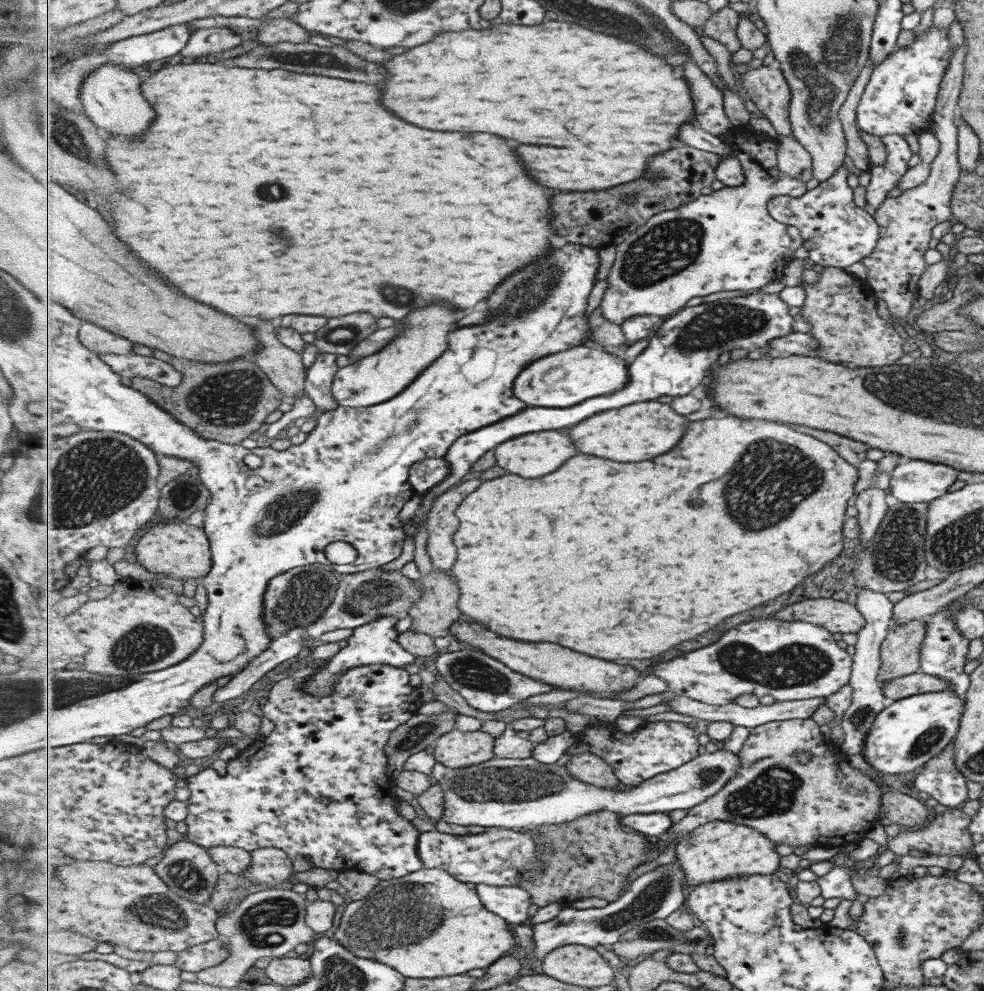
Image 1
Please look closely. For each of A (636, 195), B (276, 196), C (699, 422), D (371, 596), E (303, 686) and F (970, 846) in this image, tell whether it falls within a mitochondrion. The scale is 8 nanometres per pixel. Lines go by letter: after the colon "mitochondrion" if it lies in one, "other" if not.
A: mitochondrion
B: mitochondrion
C: other
D: mitochondrion
E: other
F: other

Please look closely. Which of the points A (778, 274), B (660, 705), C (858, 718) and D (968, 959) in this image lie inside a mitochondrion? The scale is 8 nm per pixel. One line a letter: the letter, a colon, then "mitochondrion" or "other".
A: other
B: other
C: mitochondrion
D: other

